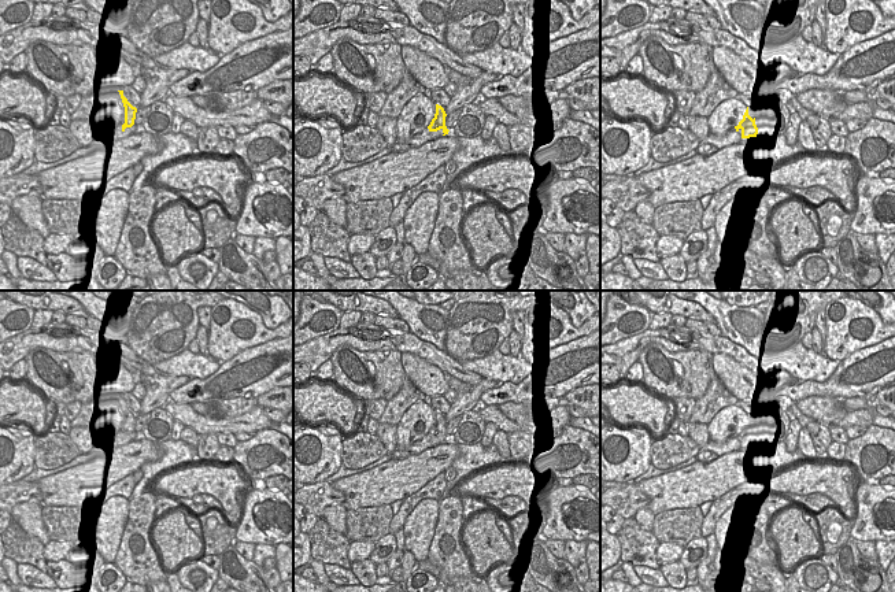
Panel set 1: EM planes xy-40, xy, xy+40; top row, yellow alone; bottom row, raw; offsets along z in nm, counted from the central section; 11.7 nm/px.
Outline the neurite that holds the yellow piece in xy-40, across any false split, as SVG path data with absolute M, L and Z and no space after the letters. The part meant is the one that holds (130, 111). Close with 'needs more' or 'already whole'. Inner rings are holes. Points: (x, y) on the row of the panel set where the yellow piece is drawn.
M123 90L118 92L125 107L125 123L122 125L122 132L125 132L126 127L132 127L134 125L137 108L127 101L127 99L123 96Z | already whole

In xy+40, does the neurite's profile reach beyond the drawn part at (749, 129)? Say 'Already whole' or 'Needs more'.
Already whole.

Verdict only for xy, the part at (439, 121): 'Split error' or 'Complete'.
Complete.

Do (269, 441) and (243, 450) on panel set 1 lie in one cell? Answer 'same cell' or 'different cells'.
same cell

